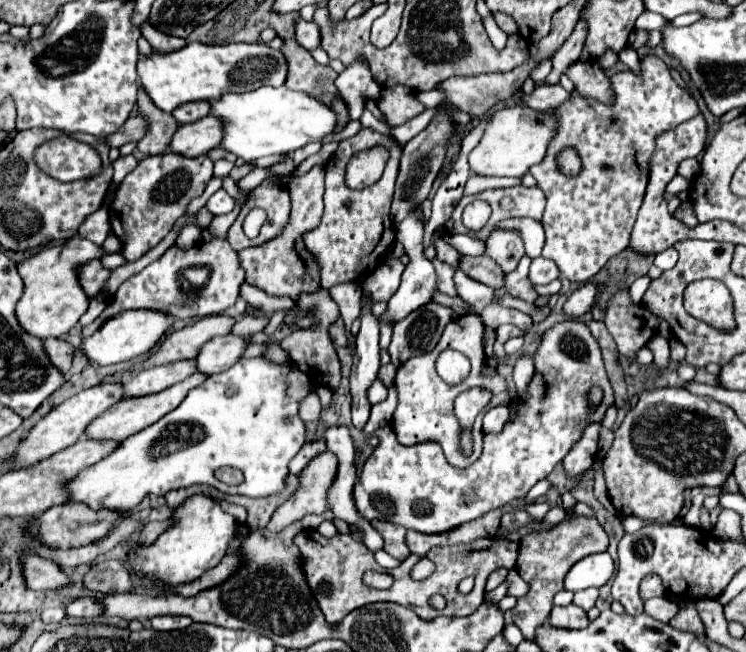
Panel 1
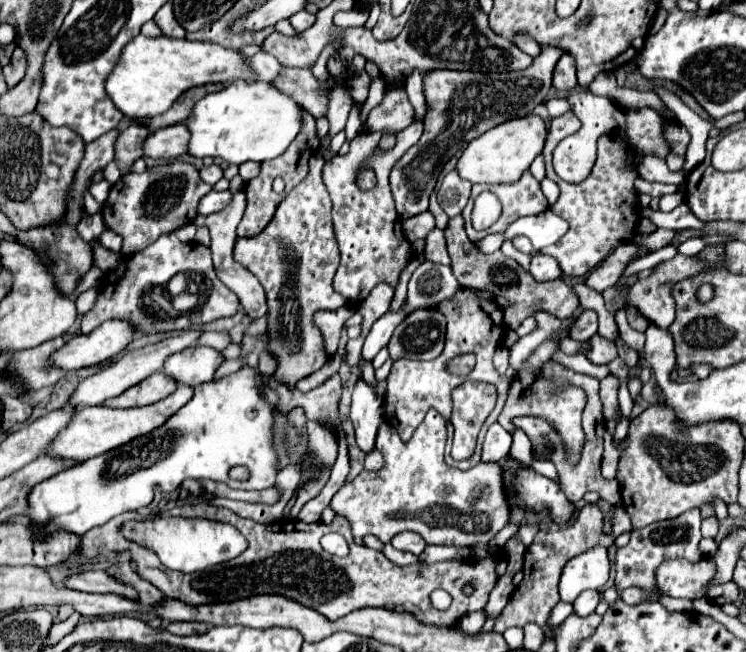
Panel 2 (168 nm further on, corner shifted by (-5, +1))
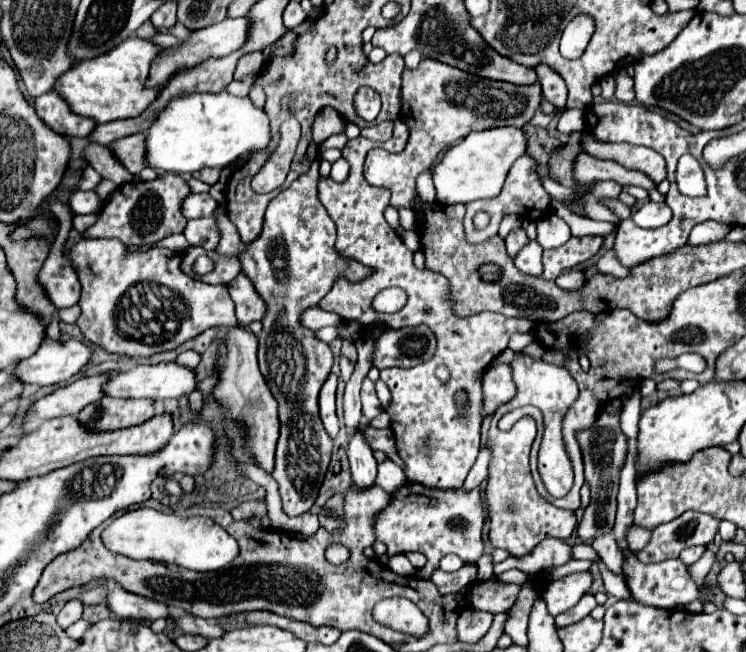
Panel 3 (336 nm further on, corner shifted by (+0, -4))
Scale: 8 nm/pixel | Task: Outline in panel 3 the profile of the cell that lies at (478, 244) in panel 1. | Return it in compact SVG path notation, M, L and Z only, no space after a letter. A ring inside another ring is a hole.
M548 214L546 218L540 218L536 222L536 226L538 226L536 242L542 248L558 248L570 238L568 224L564 220L560 220L558 216L554 216L554 214Z

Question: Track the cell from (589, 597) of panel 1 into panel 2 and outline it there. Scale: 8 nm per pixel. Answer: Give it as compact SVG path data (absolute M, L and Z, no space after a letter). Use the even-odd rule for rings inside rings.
M587 591L587 593L581 593L581 595L575 599L575 603L573 603L573 611L575 611L577 615L587 617L591 611L595 611L599 599L601 599L599 591Z

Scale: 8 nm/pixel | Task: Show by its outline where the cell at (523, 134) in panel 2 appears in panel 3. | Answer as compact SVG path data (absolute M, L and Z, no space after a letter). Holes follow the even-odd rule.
M494 128L468 134L452 146L432 172L436 200L440 204L466 204L478 198L494 198L500 194L512 164L526 154L528 134L522 128Z

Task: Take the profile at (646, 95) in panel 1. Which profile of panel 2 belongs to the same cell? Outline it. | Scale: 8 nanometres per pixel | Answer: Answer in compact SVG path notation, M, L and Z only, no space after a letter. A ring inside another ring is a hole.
M567 113L563 117L553 119L545 149L543 149L543 157L547 163L547 177L551 181L555 181L561 189L559 201L551 207L551 211L555 211L559 217L569 221L569 225L571 225L569 231L555 245L545 247L543 253L557 259L565 277L585 275L587 271L597 267L615 247L625 243L629 239L629 235L635 233L637 209L639 209L635 195L633 195L633 181L637 179L637 171L627 171L627 167L625 167L627 149L619 147L611 135L599 137L597 161L585 181L569 185L557 177L557 173L553 171L553 165L551 165L553 149L557 147L557 143L561 139L569 137L571 133L575 133L579 129L581 129L581 121L573 113Z

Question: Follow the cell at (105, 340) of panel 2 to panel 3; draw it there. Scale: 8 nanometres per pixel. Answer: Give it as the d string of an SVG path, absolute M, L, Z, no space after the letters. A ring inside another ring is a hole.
M46 338L38 352L26 358L26 362L14 366L14 374L24 384L60 384L80 372L90 358L92 348L80 340L70 338L66 342L54 342Z

